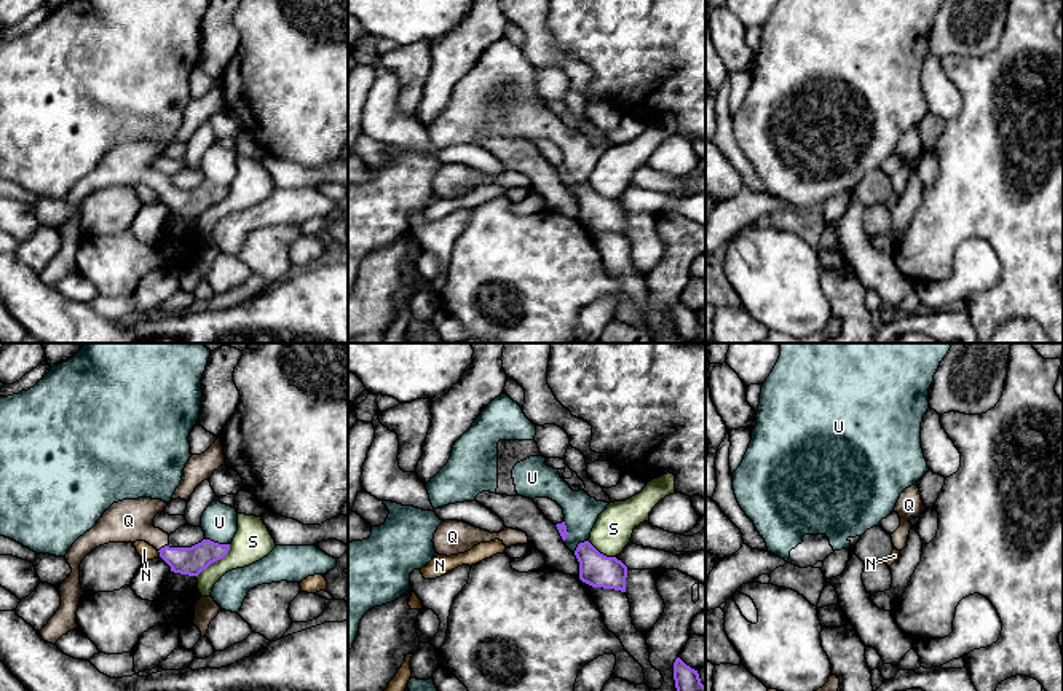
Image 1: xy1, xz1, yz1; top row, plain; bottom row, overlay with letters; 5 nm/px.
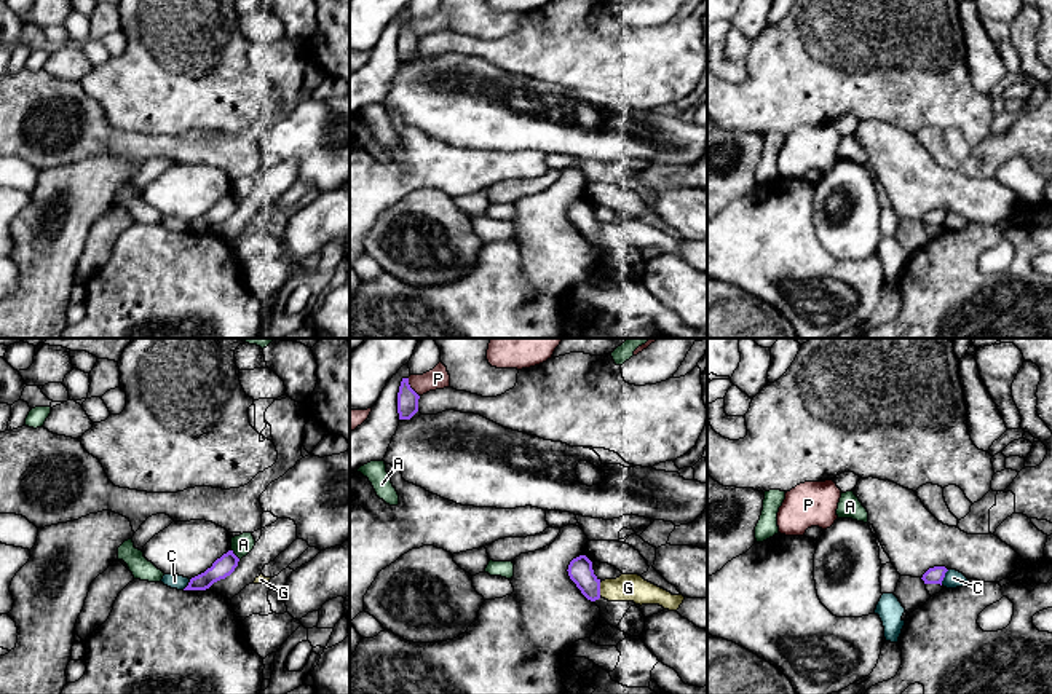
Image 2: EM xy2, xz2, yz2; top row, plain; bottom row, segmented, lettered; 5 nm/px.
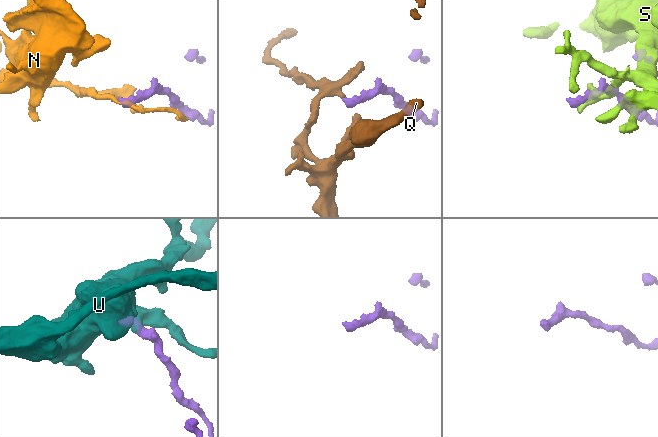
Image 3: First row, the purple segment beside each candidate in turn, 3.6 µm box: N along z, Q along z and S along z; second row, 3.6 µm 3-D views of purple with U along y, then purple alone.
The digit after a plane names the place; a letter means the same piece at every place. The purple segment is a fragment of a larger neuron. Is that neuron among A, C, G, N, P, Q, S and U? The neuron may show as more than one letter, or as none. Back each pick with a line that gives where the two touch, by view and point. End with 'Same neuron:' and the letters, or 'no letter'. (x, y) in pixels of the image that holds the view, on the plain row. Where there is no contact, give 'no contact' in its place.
Q: xy1 (162, 190)
Same neuron: Q

